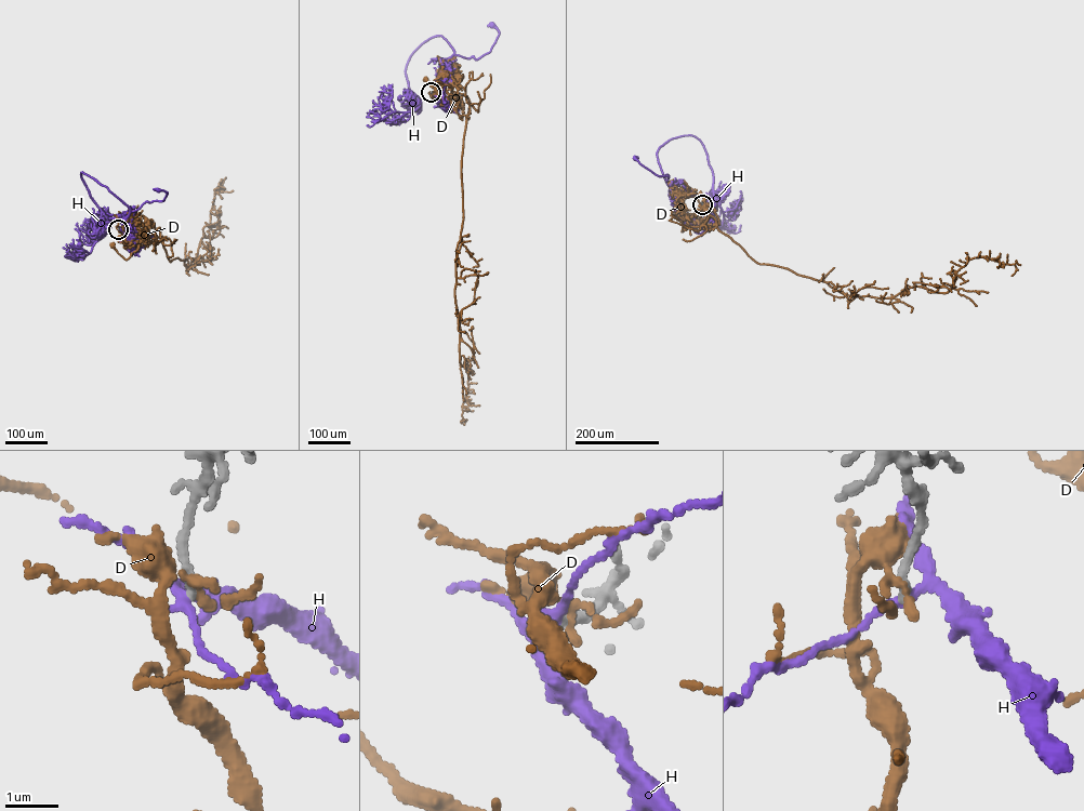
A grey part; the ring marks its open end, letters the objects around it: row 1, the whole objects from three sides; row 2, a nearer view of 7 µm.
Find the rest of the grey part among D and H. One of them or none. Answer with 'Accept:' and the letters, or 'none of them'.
Accept: none of them

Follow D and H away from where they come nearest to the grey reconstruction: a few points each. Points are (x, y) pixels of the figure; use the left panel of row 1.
D: (118, 229), (124, 246), (132, 252), (126, 260), (113, 246)
H: (118, 229), (129, 231), (132, 248), (121, 221), (146, 201), (162, 201), (167, 193), (158, 190)

